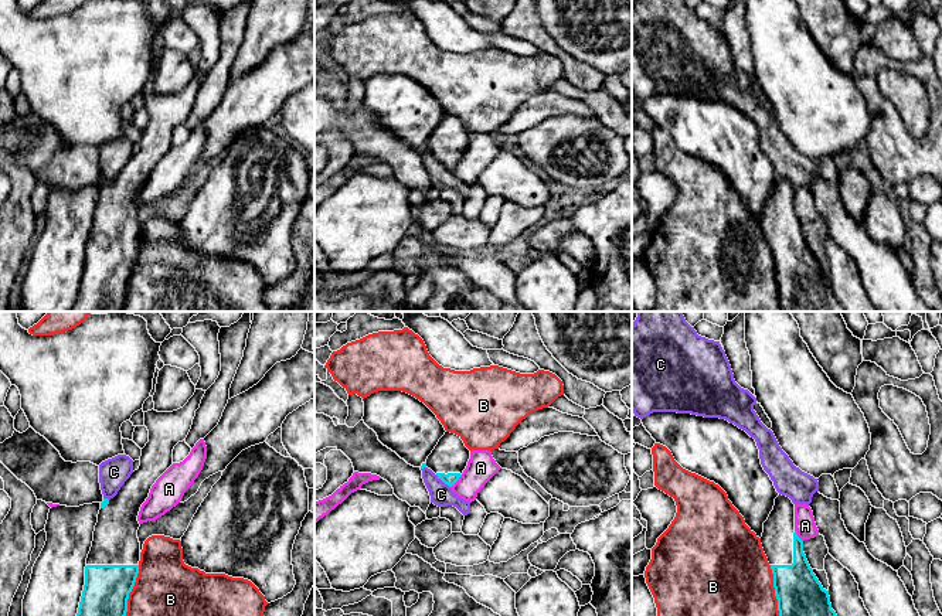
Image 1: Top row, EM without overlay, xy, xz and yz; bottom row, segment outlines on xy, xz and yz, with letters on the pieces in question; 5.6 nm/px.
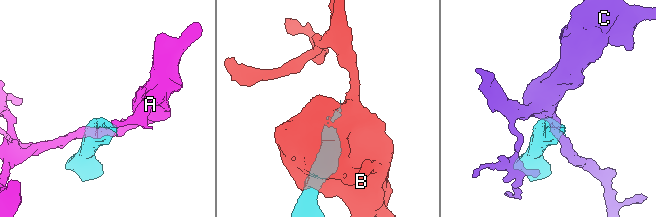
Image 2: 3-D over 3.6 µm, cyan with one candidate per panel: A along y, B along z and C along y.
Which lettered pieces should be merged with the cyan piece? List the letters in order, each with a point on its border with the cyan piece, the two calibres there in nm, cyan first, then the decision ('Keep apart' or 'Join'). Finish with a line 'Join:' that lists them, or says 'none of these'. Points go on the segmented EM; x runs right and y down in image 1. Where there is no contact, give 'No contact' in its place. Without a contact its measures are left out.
A: Touches cyan at xz (456, 480). Thickness 70 nm (cyan) against 160 nm. Keep apart
B: Touches cyan at xy (131, 591). Thickness 260 nm (cyan) against 340 nm. Keep apart
C: Touches cyan at xz (442, 480). Thickness 70 nm (cyan) against 130 nm. Keep apart
Join: none of these

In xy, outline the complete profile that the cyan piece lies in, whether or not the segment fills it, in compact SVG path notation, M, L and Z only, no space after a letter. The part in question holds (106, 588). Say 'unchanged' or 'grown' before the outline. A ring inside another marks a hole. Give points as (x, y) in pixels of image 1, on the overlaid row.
grown; M195 389L188 402L173 412L144 412L144 426L149 430L149 442L142 449L140 466L120 487L118 494L103 498L93 531L93 541L86 558L85 585L76 616L126 616L127 599L132 592L140 561L140 542L137 515L142 504L149 497L152 486L173 464L173 449L183 442L193 425L195 411L200 408L205 391Z

